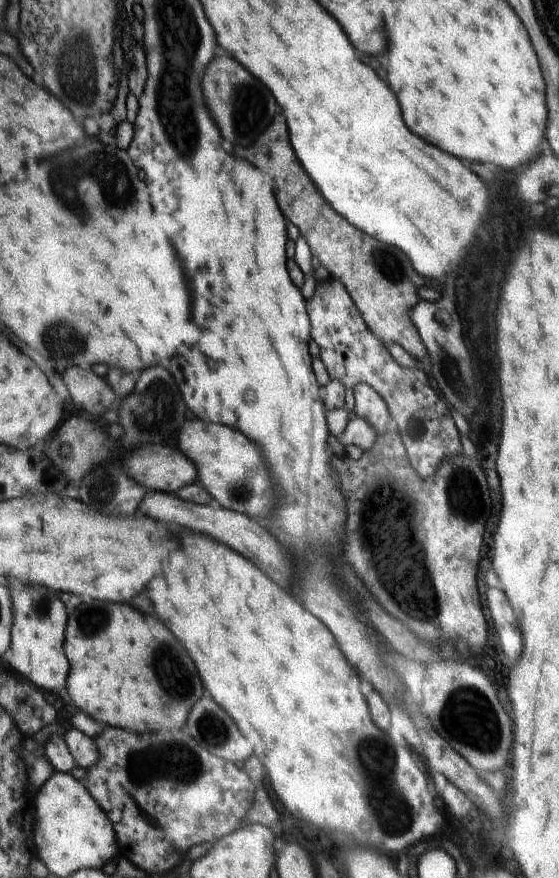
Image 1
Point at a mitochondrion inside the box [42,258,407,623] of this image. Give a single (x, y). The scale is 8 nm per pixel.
(157, 402)

